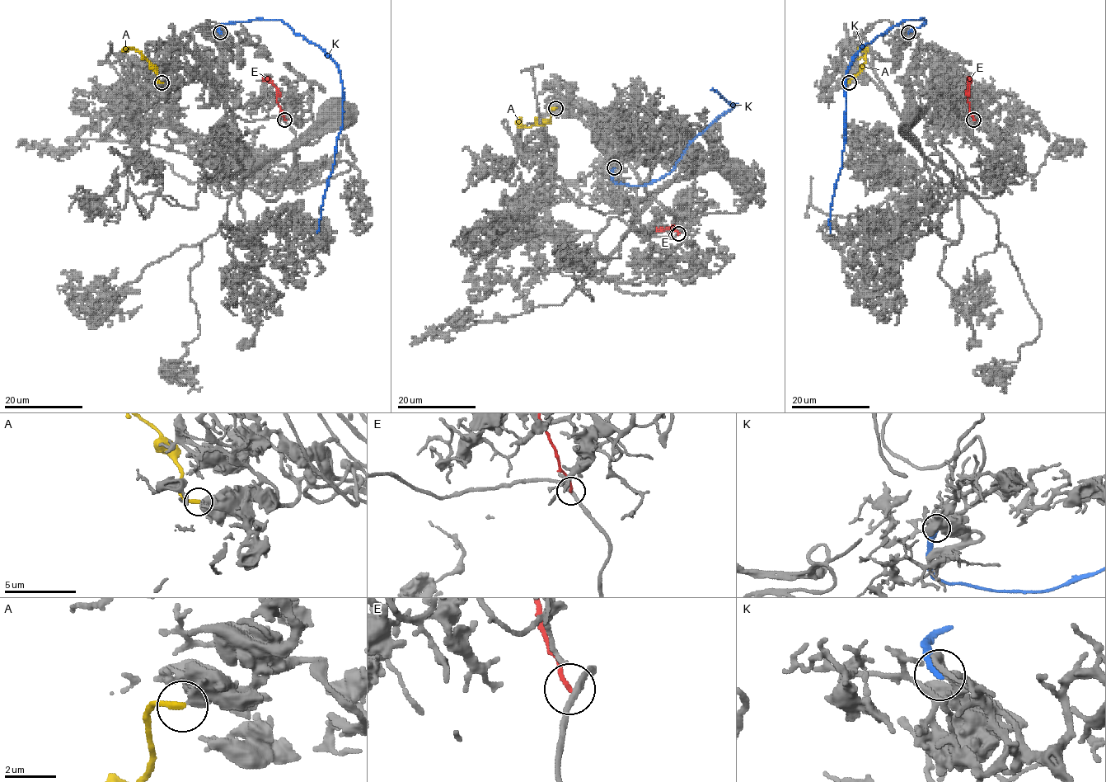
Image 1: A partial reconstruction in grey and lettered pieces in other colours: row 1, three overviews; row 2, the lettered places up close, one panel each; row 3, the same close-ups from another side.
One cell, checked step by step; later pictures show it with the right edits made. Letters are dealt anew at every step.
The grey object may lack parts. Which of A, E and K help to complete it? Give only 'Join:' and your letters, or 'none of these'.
Join: none of these

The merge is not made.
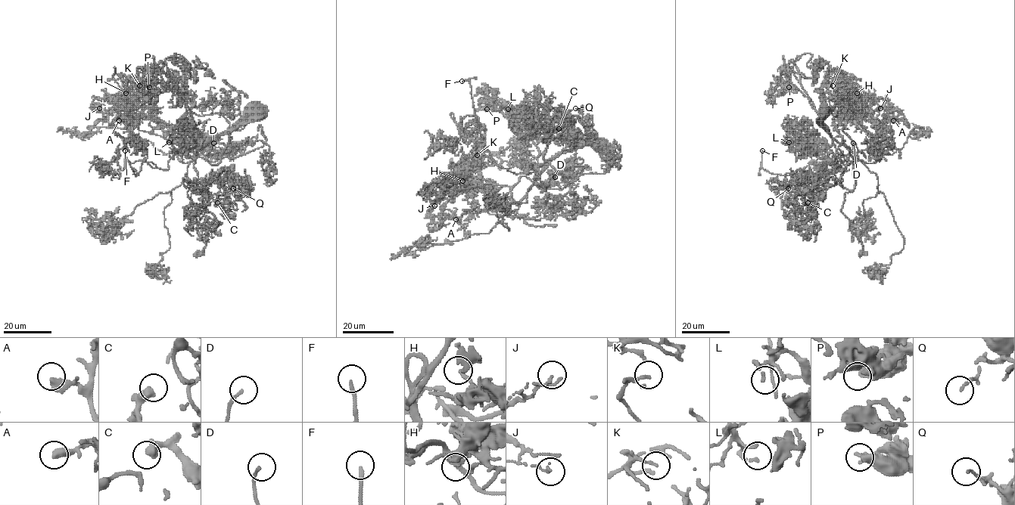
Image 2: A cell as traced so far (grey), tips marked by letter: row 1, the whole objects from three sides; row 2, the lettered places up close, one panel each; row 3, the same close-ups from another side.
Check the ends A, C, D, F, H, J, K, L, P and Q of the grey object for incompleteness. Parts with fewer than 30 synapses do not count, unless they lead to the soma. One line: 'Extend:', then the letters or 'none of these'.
Extend: A, D, F

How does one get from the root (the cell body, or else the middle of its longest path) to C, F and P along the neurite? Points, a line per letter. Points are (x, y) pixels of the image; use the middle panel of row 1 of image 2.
C: (602, 143), (561, 151), (536, 179), (550, 137), (563, 122), (569, 125), (570, 139), (558, 139), (558, 128)
F: (602, 143), (561, 151), (537, 179), (534, 171), (510, 171), (482, 152), (484, 139), (470, 82), (462, 81)
P: (602, 143), (586, 143), (561, 151), (537, 179), (539, 151), (534, 144), (505, 107), (487, 109)

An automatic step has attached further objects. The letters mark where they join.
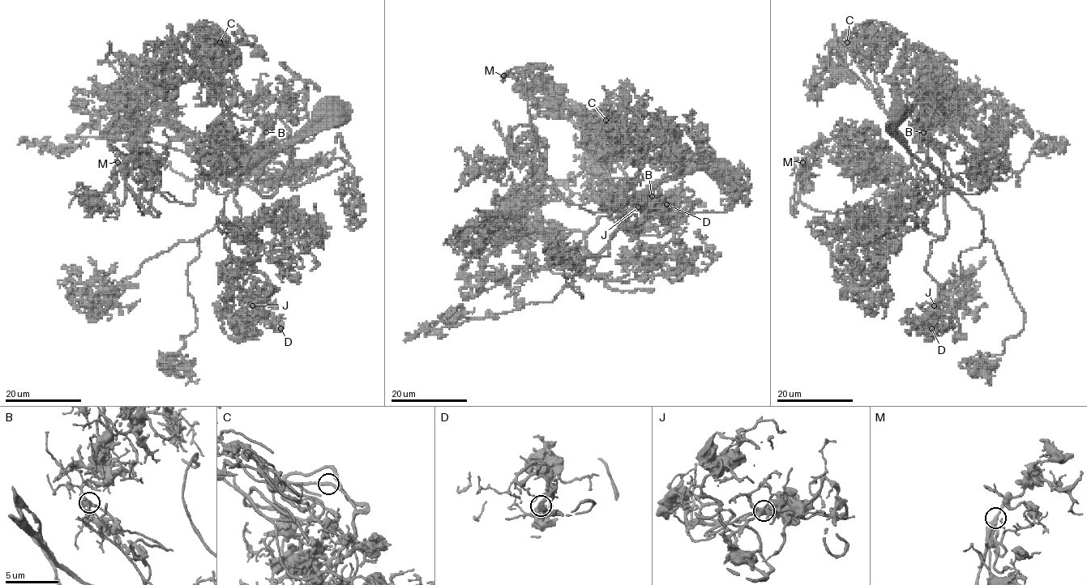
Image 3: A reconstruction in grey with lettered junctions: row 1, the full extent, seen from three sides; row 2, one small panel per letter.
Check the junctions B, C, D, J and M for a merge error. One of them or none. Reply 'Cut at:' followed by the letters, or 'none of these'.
Cut at: none of these

